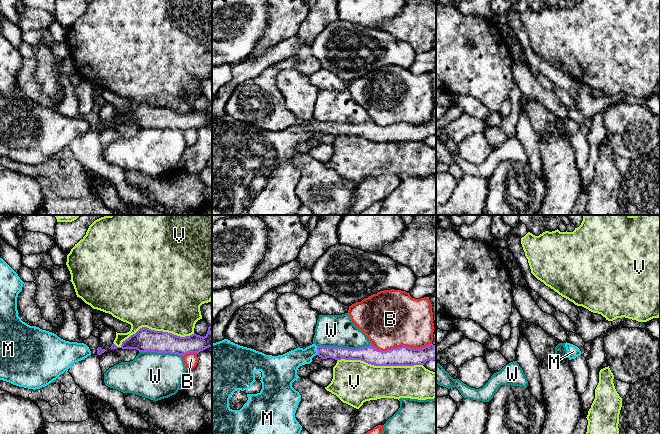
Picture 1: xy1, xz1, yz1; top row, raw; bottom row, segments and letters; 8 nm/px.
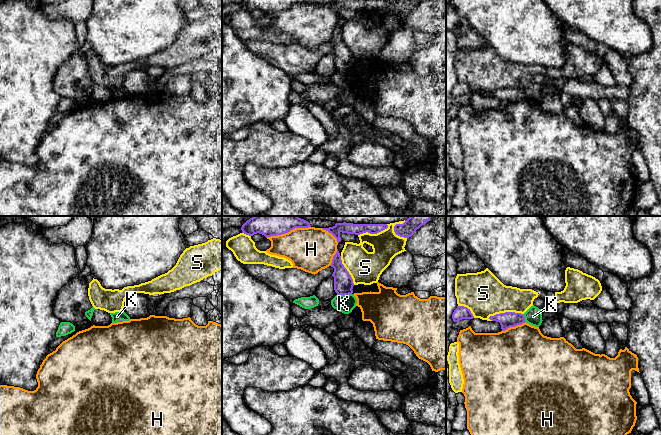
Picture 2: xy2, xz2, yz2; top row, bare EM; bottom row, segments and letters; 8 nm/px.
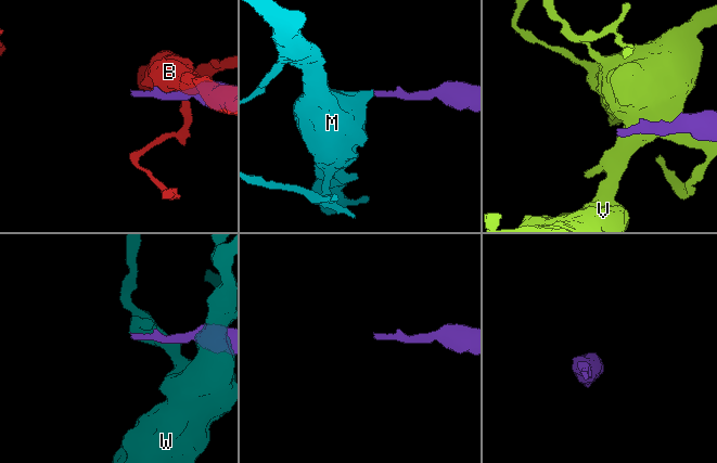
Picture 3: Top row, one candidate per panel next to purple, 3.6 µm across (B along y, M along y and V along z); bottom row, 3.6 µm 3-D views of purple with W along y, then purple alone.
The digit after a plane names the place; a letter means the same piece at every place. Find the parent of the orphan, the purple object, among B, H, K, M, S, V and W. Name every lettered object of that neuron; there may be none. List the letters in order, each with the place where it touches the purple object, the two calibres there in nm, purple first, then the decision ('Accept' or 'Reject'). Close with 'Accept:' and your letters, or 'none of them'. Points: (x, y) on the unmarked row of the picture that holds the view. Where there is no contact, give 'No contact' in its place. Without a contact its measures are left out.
B: Touches purple at xz1 (401, 122). Thickness 160 nm (purple) against 460 nm. Reject
H: Touches purple at yz2 (513, 102). Thickness 130 nm (purple) against 500 nm. Reject
K: Touches purple at xz2 (344, 70). Thickness 160 nm (purple) against 140 nm. Reject
M: Touches purple at xz1 (317, 125). Thickness 110 nm (purple) against 160 nm. Accept
S: Touches purple at yz2 (505, 88). Thickness 130 nm (purple) against 340 nm. Reject
V: Touches purple at xz1 (380, 141). Thickness 160 nm (purple) against 360 nm. Reject
W: Touches purple at xz1 (343, 124). Thickness 140 nm (purple) against 260 nm. Reject
Accept: M

